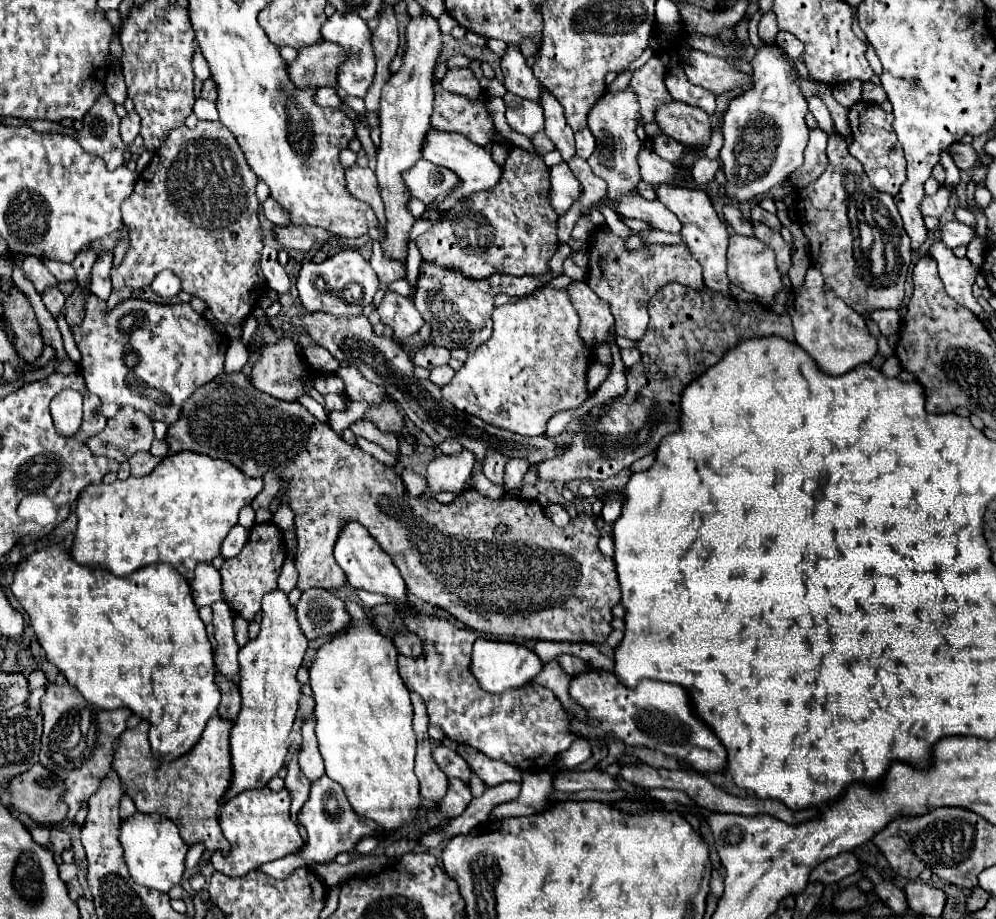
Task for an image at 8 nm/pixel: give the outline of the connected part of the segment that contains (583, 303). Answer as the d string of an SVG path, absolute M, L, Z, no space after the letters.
M571 283L567 287L573 309L579 315L579 337L587 347L595 343L613 343L611 327L615 325L609 303L599 299L587 283Z

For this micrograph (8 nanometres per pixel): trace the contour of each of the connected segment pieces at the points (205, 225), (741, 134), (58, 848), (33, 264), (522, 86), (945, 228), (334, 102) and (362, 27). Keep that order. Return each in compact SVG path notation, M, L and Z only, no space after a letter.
M199 121L195 129L187 129L185 125L173 129L139 175L129 199L121 205L123 223L129 229L131 241L123 263L111 271L113 289L147 287L157 273L171 269L181 279L181 289L199 297L217 321L239 327L267 289L265 277L261 275L263 231L257 219L257 181L235 135L223 123Z
M763 45L753 59L753 89L735 97L725 111L721 167L727 179L725 197L733 203L753 201L773 185L789 179L803 163L809 129L805 125L807 101L799 93L795 71L775 45Z
M51 829L51 841L49 841L47 849L59 857L65 849L69 849L69 835L65 831Z
M33 257L25 259L23 273L25 273L27 279L31 279L31 283L35 285L35 289L37 289L39 295L43 295L45 289L49 289L49 287L57 287L59 285L59 281L49 273L49 269L45 267L45 263L41 263L41 261L33 259Z
M507 47L505 55L501 59L501 71L503 71L505 87L509 93L535 101L535 103L541 103L541 95L543 95L541 81L525 65L525 57L521 55L521 51L517 47Z
M947 221L947 223L943 223L941 229L939 229L941 241L943 241L947 247L951 247L951 249L955 249L957 245L969 243L971 237L973 237L973 233L975 233L973 227L963 225L963 223L959 223L959 221Z
M319 87L314 97L315 103L321 107L332 107L340 109L342 101L337 90L333 87Z
M335 11L327 19L327 23L321 27L321 37L325 41L333 41L333 43L341 45L347 53L347 59L339 65L339 71L337 71L337 87L347 95L363 99L367 89L373 83L373 77L375 77L375 51L373 51L373 43L371 43L369 25L357 13L339 13L339 11Z

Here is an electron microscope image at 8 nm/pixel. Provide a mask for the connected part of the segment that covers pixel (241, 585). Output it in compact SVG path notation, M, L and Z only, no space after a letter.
M263 523L263 525L253 525L251 535L243 551L227 559L223 567L219 569L223 577L223 591L225 591L225 603L243 619L253 621L255 613L261 611L261 599L265 593L271 593L277 589L277 577L281 571L281 565L285 561L287 553L283 547L283 533L277 525L273 523Z

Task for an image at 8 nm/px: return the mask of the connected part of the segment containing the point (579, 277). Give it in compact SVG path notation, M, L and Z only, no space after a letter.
M567 257L567 259L563 261L563 273L565 273L569 279L573 279L573 281L585 281L585 279L587 279L587 271L581 269L581 267L577 267L571 257Z

